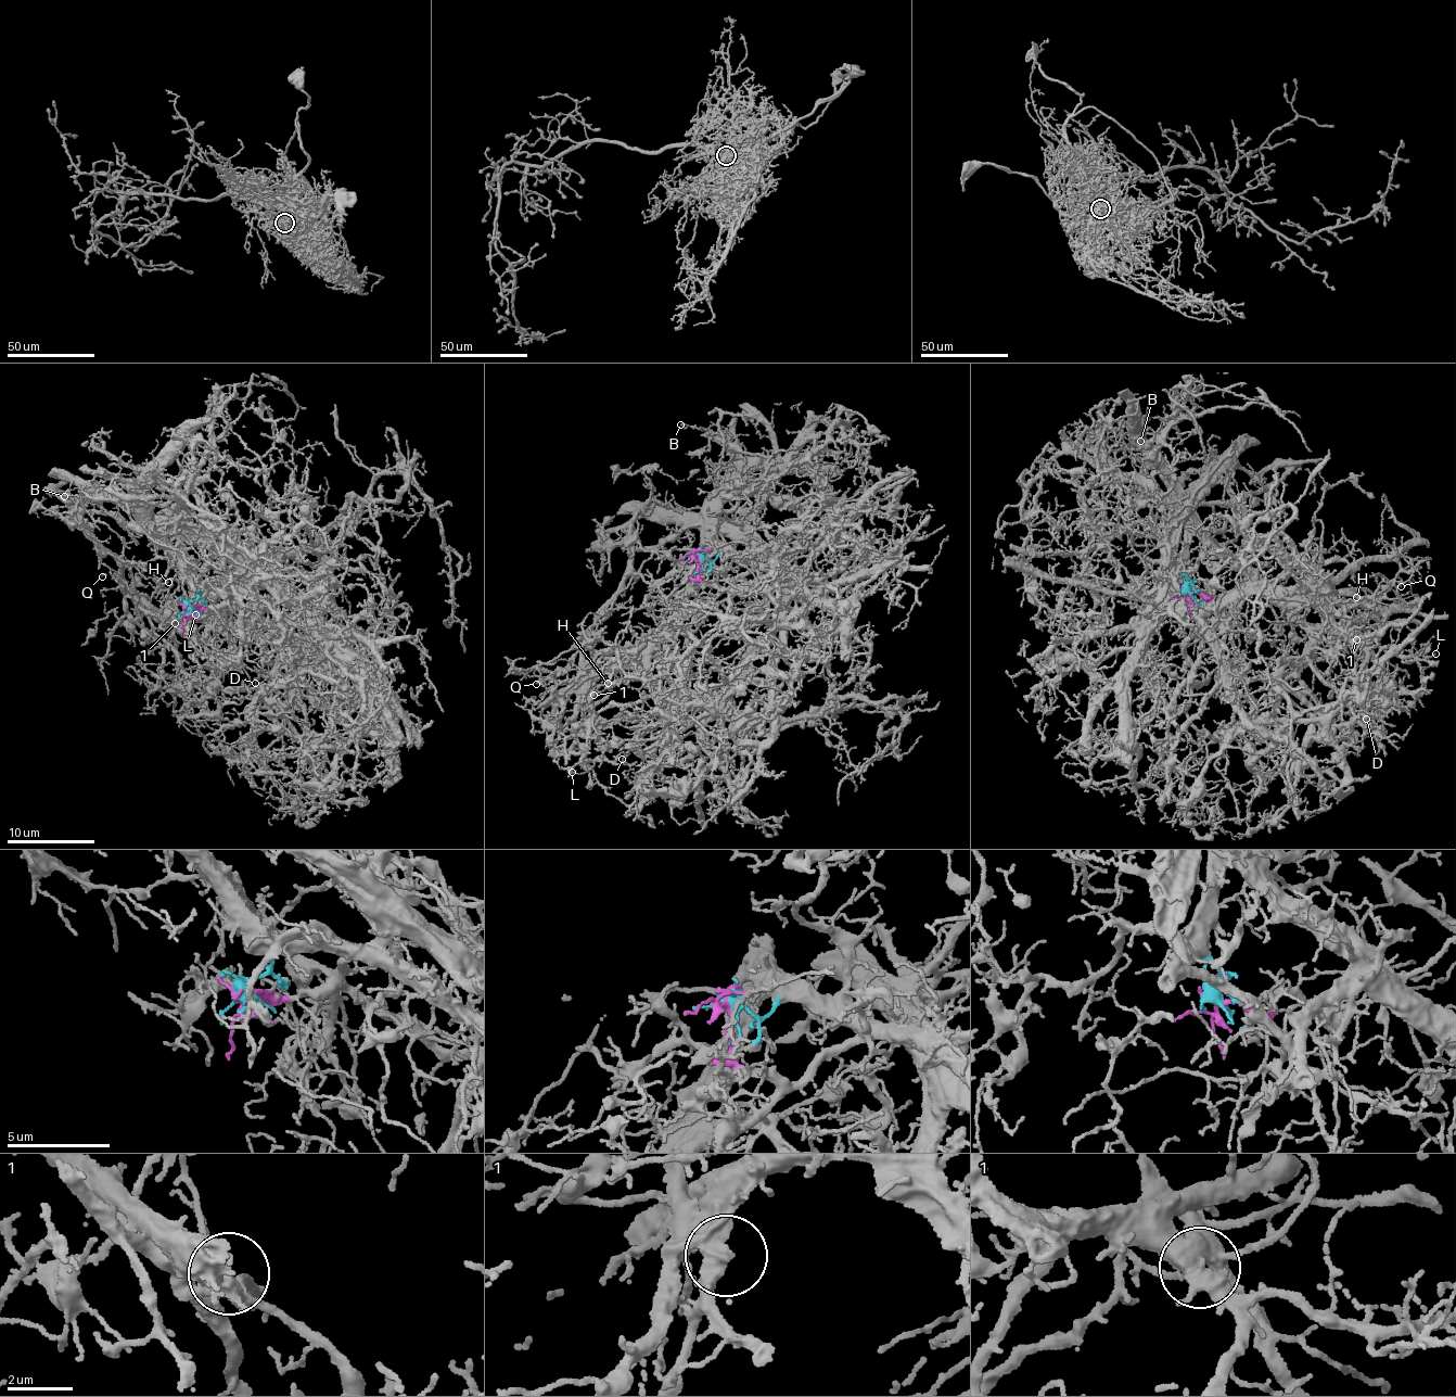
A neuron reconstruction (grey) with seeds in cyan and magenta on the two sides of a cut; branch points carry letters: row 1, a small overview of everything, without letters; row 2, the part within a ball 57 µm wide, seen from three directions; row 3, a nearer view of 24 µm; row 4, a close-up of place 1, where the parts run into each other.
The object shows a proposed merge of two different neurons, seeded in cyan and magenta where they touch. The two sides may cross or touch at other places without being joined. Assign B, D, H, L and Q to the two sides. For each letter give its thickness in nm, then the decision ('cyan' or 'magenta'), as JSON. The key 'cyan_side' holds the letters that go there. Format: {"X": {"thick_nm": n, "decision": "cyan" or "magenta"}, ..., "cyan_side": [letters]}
{"B": {"thick_nm": 110, "decision": "cyan"}, "D": {"thick_nm": 130, "decision": "cyan"}, "H": {"thick_nm": 150, "decision": "cyan"}, "L": {"thick_nm": 100, "decision": "cyan"}, "Q": {"thick_nm": 90, "decision": "cyan"}, "cyan_side": ["B", "D", "H", "L", "Q"]}

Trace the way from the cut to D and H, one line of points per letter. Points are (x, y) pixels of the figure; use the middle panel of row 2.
D: (697, 554), (716, 557), (705, 543), (682, 614), (596, 680), (598, 737), (608, 760), (622, 760)
H: (697, 554), (716, 557), (705, 543), (704, 569), (682, 614), (630, 655), (583, 680), (607, 683)

